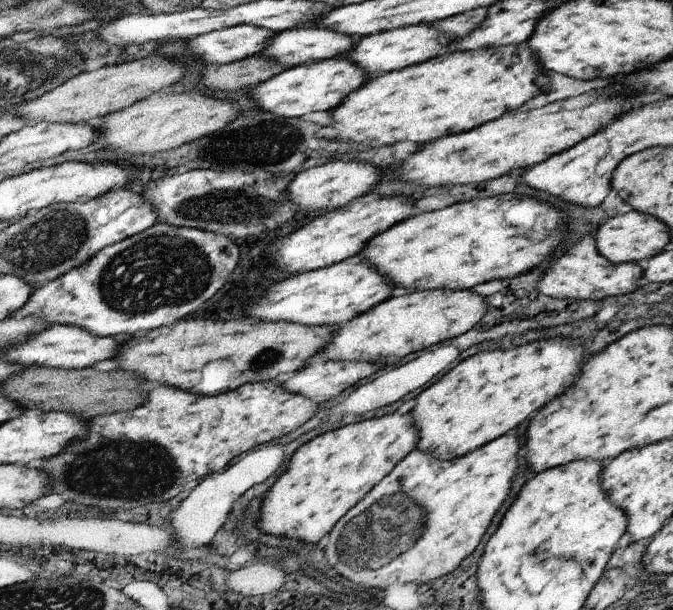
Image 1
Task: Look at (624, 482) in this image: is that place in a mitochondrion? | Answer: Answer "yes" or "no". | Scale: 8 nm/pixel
yes

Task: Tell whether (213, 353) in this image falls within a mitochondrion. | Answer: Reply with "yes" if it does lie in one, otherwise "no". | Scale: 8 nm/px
no

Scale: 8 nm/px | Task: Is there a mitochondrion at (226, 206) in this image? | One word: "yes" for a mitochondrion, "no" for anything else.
yes

